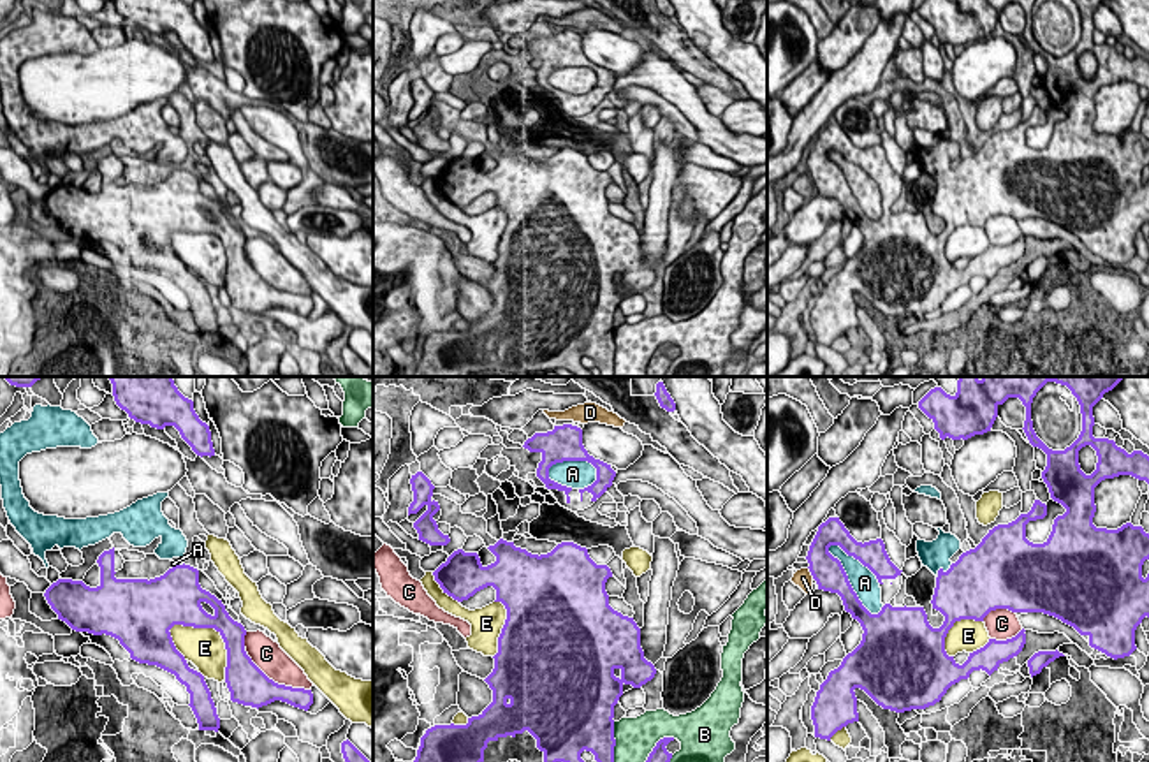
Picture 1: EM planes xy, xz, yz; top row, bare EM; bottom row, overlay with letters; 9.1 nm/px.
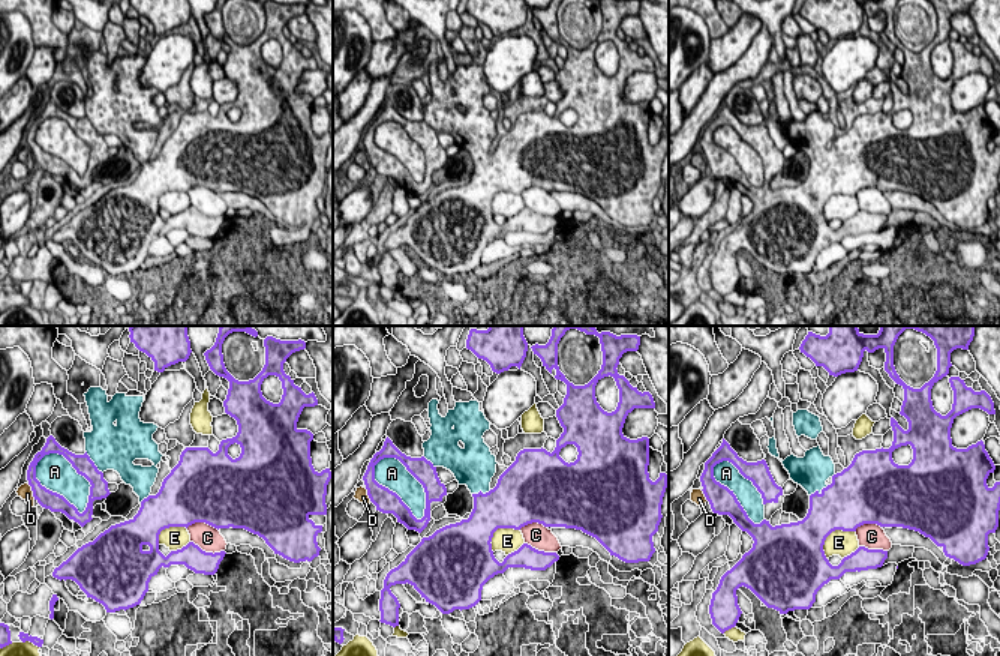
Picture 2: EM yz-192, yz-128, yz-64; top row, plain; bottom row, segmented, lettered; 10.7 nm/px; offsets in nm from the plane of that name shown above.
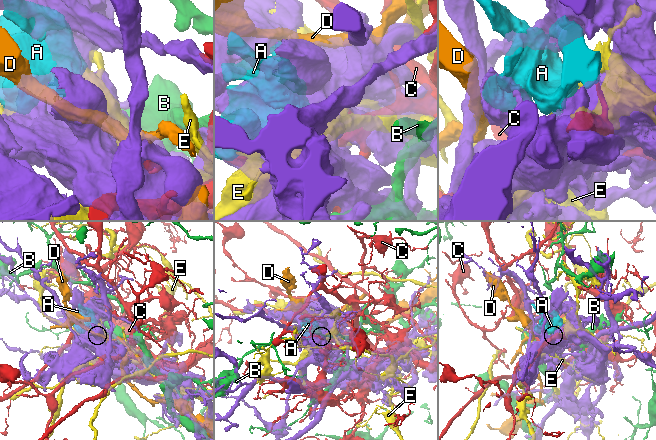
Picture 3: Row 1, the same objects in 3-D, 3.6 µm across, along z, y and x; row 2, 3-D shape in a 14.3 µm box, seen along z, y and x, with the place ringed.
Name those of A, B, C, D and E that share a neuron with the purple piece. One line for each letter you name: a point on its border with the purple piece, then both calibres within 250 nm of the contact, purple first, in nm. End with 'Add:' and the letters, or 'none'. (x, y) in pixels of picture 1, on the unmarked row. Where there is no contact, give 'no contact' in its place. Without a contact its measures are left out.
A: meets purple in yz at (848, 187); 280 nm thick on the purple side, 240 nm on the other
Add: A

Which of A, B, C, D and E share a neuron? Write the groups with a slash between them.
A / B / C / D / E

